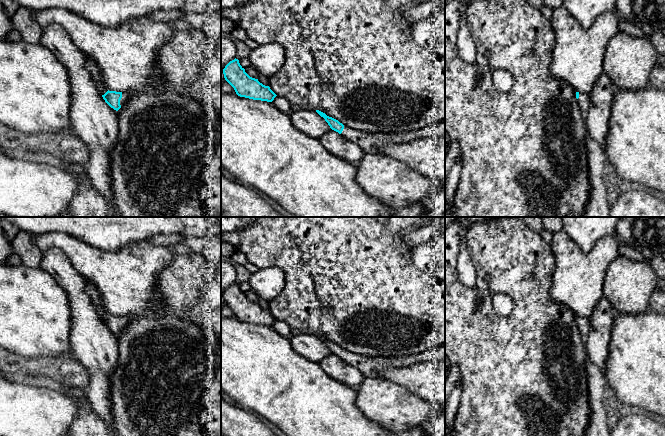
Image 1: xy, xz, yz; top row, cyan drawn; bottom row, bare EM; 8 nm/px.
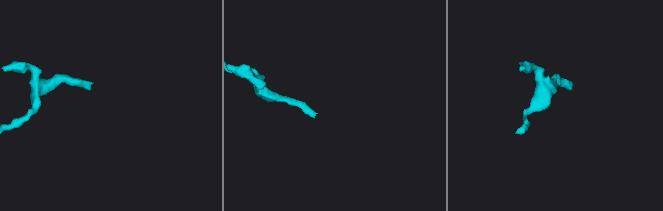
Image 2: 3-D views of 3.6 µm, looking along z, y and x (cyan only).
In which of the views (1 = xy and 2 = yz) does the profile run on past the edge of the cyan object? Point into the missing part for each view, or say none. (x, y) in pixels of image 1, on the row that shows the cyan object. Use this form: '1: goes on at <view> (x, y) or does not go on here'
1: goes on at xy (125, 95)
2: goes on at yz (584, 101)

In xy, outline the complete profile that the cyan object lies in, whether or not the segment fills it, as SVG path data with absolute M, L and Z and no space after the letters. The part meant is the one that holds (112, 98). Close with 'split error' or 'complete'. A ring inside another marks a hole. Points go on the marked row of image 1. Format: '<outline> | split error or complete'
M107 91L102 95L105 102L114 110L119 111L124 104L129 100L129 92L116 92L116 91Z | split error

